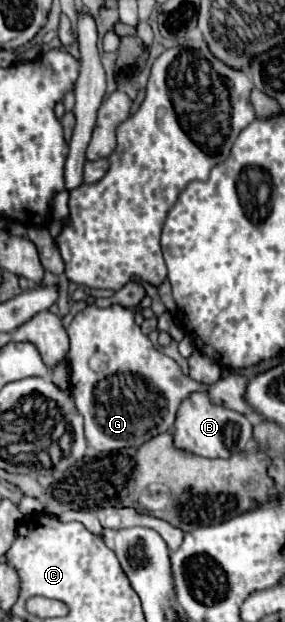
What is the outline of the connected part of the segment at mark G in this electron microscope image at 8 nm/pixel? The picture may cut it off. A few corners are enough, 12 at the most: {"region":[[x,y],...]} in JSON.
{"region":[[89,305],[67,327],[69,391],[95,451],[139,447],[181,401],[259,415],[245,377],[183,375],[133,309]]}

